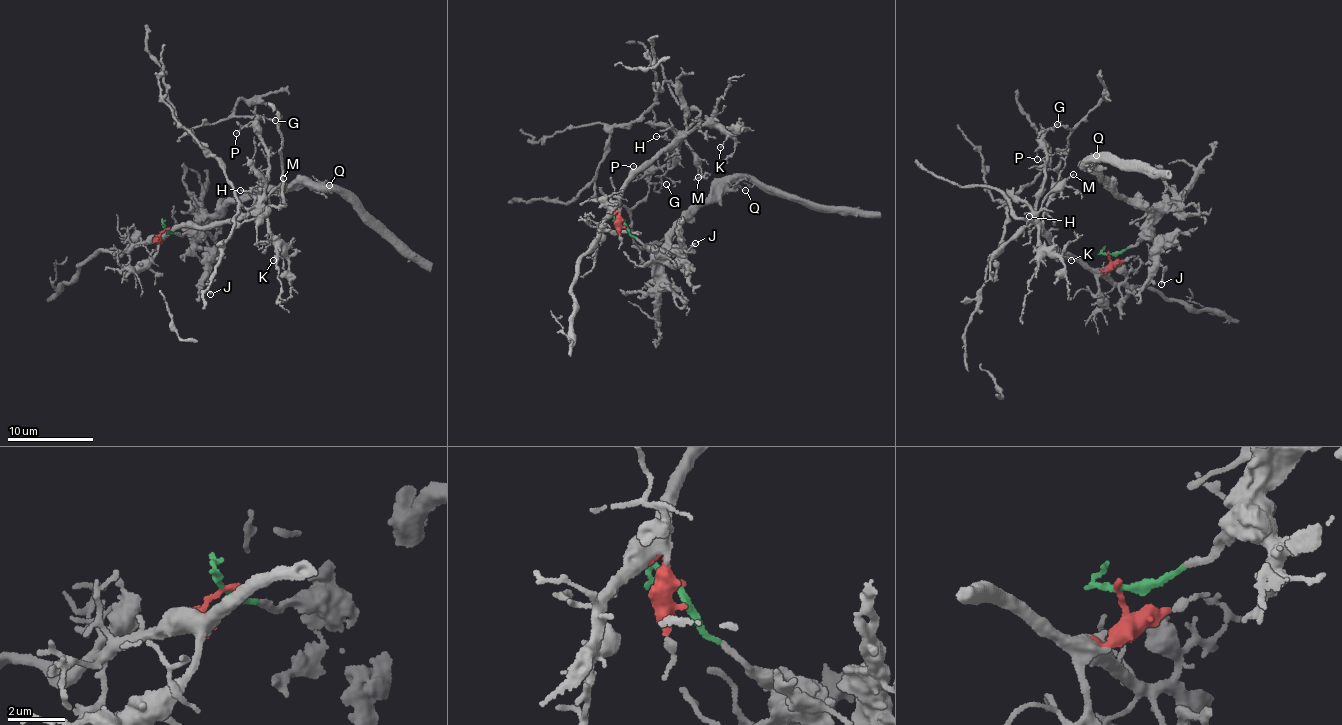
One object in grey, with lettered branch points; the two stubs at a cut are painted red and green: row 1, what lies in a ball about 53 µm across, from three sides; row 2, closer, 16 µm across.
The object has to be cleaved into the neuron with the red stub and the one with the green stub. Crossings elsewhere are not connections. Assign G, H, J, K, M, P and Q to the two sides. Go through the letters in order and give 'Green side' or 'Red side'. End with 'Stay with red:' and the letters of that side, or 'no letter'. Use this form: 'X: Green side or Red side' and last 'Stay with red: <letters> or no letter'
G: Red side
H: Red side
J: Green side
K: Red side
M: Red side
P: Red side
Q: Green side
Stay with red: G, H, K, M, P

